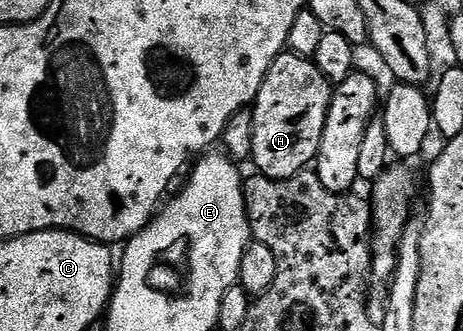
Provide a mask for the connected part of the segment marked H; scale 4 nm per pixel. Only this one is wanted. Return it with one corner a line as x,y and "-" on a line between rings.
283,52
271,64
271,68
265,73
263,84
257,93
257,101
252,107
253,112
253,156
251,159
252,165
257,165
256,169
264,174
267,178
290,178
295,176
301,170
306,169
316,159
319,152
319,144
323,136
323,128
327,120
327,112
329,111
329,99
331,97
331,84
323,76
323,72
319,72
319,68
313,63
312,58
301,58
292,52

